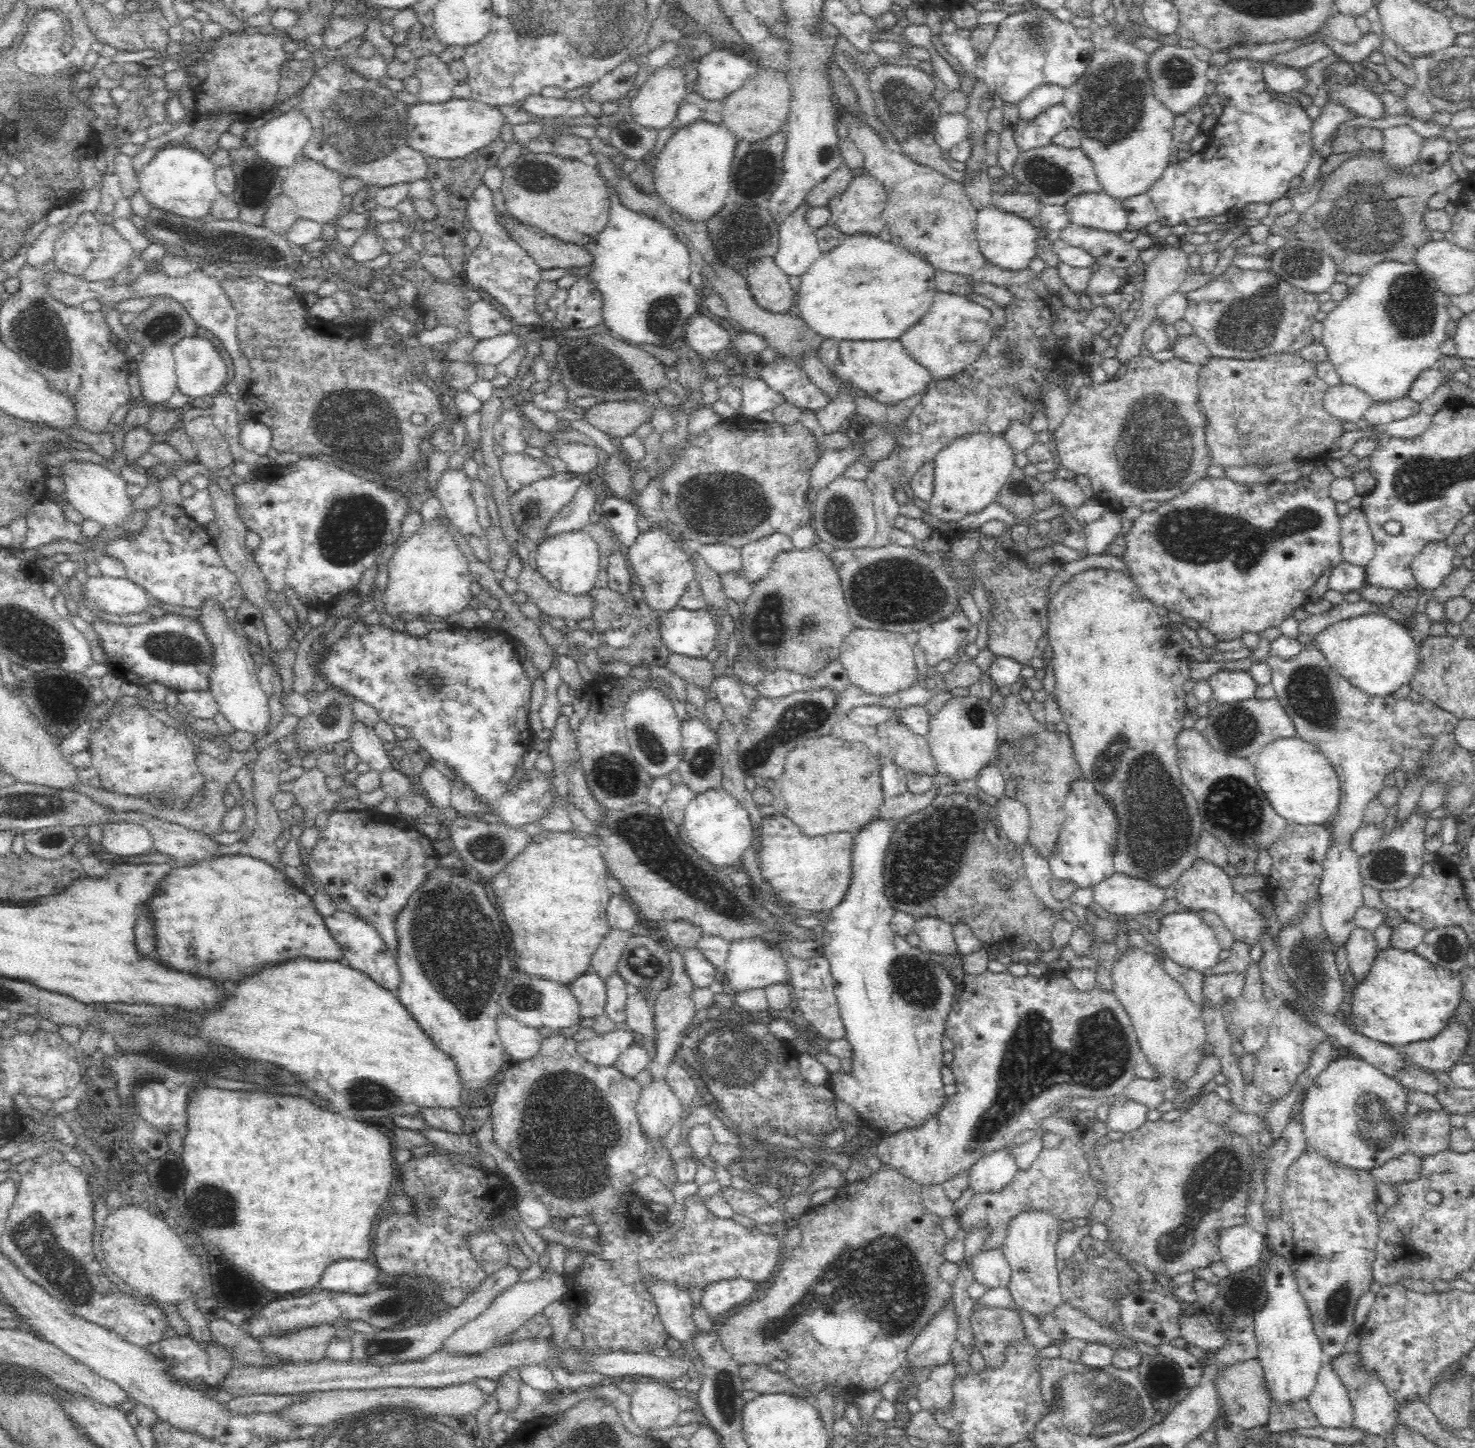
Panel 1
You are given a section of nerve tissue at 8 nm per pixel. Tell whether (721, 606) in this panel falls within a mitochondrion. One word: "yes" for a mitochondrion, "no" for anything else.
no

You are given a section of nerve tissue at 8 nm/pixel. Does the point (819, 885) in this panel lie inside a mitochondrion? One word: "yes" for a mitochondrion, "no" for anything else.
yes

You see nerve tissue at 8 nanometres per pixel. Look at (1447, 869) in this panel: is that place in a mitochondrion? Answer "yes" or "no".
no

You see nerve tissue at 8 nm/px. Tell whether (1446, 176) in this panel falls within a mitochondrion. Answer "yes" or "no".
no

